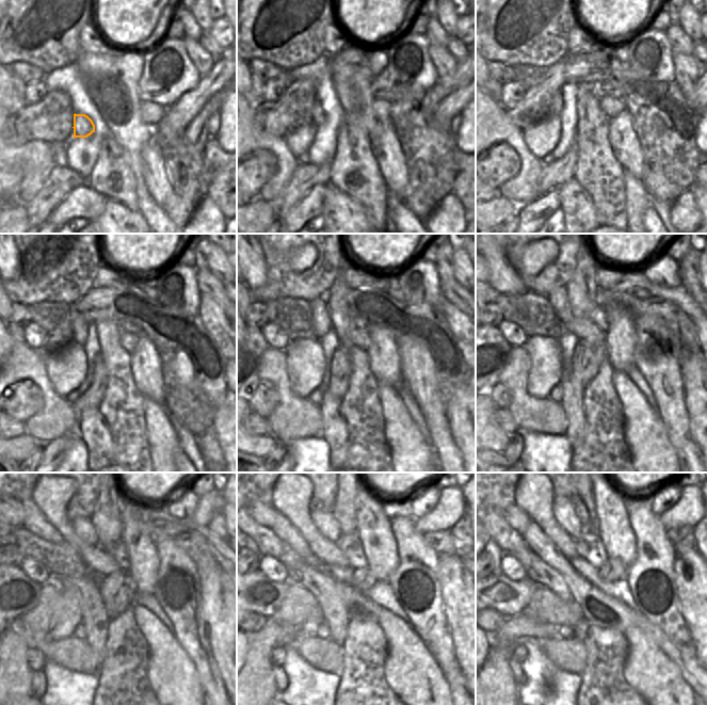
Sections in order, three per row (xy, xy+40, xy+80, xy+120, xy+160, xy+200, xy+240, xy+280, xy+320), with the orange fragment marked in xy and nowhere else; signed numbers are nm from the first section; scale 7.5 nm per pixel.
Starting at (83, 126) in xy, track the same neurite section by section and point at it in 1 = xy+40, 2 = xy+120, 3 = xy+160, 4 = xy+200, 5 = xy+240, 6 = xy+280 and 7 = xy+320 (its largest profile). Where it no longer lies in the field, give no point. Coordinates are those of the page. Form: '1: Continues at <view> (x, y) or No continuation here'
1: Continues at xy+40 (319, 116)
2: Continues at xy+120 (80, 324)
3: Continues at xy+160 (321, 320)
4: Continues at xy+200 (558, 299)
5: Continues at xy+240 (83, 526)
6: Continues at xy+280 (324, 521)
7: Continues at xy+320 (563, 511).

